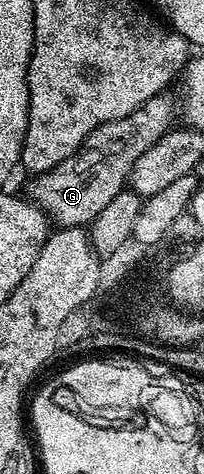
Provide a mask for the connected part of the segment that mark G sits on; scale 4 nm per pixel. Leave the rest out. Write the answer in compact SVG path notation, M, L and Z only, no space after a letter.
M170 93L153 95L145 105L128 113L128 117L120 117L116 121L108 121L92 129L92 133L86 138L85 146L72 157L60 161L60 165L42 175L34 175L31 178L29 198L37 203L51 224L58 227L85 228L93 223L96 217L100 217L100 212L112 202L112 197L116 197L116 193L123 191L136 161L144 153L148 153L148 149L152 149L152 145L156 145L156 141L160 141L160 137L164 137L167 131L175 126L174 119L176 123L176 99L174 103Z

